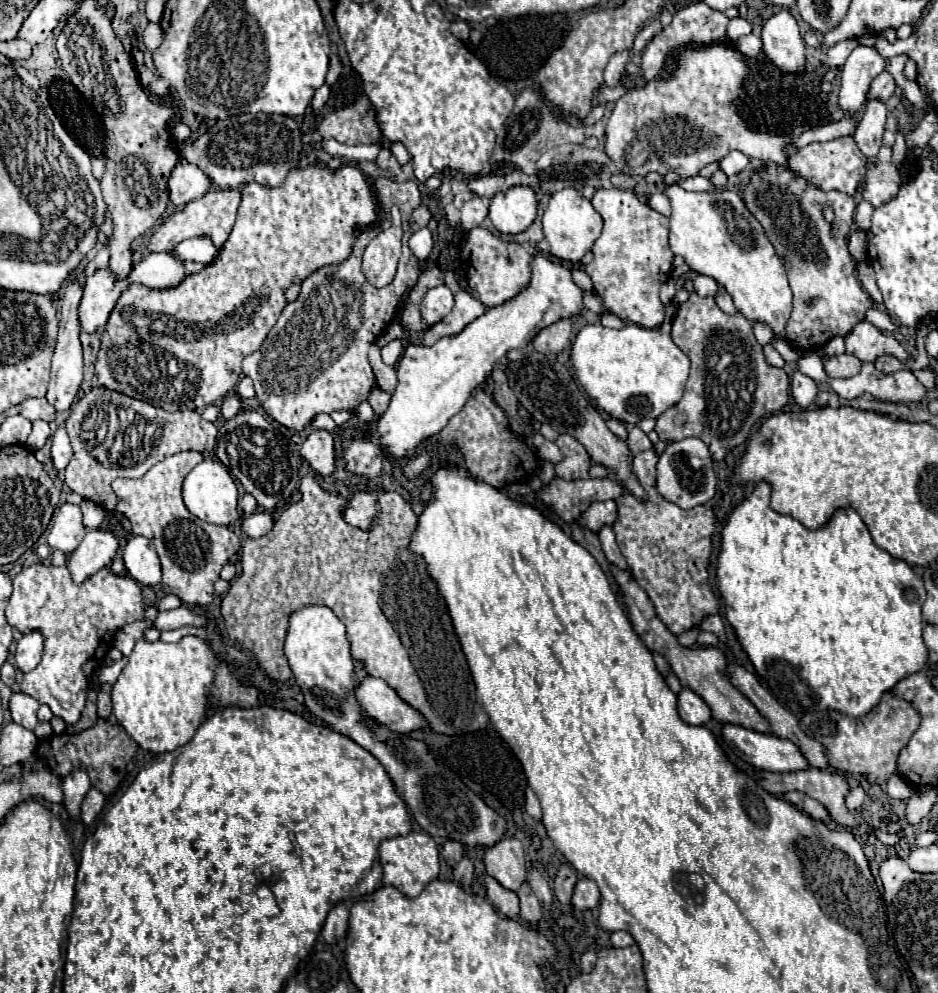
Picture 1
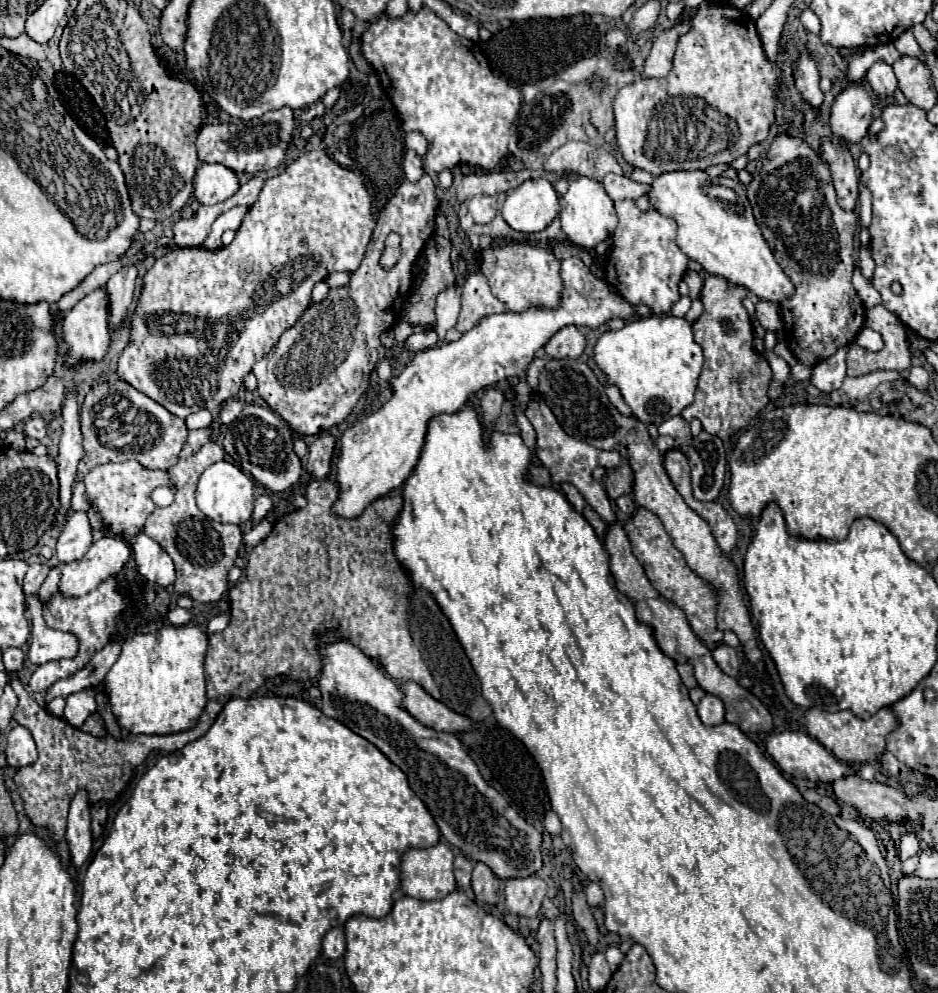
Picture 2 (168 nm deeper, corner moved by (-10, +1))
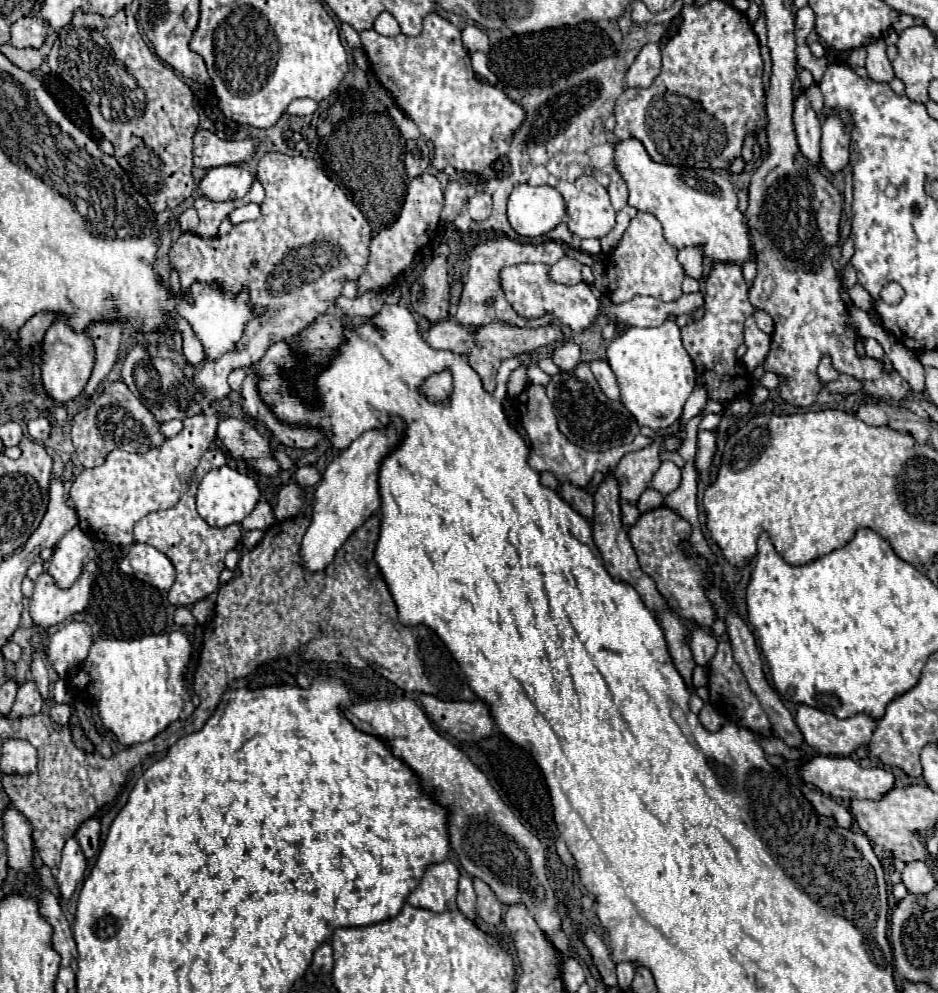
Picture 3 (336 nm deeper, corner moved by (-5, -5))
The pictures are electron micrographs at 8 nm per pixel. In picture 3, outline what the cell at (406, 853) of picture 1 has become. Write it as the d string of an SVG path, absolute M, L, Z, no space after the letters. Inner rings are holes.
M437 863L427 867L421 883L409 895L409 903L413 907L429 909L429 911L451 911L455 909L457 897L457 883L459 883L459 869L451 863Z

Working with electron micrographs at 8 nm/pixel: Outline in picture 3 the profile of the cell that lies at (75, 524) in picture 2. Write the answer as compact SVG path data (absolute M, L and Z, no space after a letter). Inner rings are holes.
M73 527L53 551L47 573L55 579L57 587L69 589L81 575L85 555L93 549L93 541L79 527Z

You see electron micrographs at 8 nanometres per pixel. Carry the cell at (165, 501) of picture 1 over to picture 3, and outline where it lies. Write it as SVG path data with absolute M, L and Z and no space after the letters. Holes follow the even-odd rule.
M209 449L203 455L203 459L195 471L193 483L191 483L189 491L181 497L181 501L167 511L149 513L135 523L135 541L153 545L155 549L163 551L171 559L171 563L175 565L177 579L169 591L171 605L191 607L199 599L205 599L207 595L215 593L219 589L219 573L225 569L223 559L225 559L227 551L231 551L237 545L237 541L241 539L239 525L211 527L205 519L201 519L201 515L197 513L197 507L195 507L195 495L197 495L199 481L205 477L205 473L209 473L211 469L223 467L225 463L227 463L227 459L225 459L223 451Z

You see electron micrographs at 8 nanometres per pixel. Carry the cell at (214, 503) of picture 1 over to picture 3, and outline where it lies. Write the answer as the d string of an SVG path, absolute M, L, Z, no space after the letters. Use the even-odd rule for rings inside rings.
M227 465L209 471L201 483L199 483L199 491L197 491L197 511L199 515L213 527L227 527L233 523L241 523L257 505L259 501L259 487L255 483L255 479L251 479L245 473L239 473L237 469L231 469Z

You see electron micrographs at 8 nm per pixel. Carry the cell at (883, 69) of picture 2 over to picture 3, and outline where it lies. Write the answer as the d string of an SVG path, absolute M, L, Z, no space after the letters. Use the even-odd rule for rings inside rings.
M869 39L869 43L865 45L867 49L867 73L873 81L879 81L879 83L889 83L895 73L893 73L893 67L891 67L891 61L887 59L887 53L885 53L885 41L883 39Z

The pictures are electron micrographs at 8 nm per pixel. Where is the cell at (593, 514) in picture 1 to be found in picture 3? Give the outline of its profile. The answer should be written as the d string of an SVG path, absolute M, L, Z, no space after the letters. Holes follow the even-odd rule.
M621 501L621 517L623 517L623 525L631 527L639 517L639 509L627 501Z

